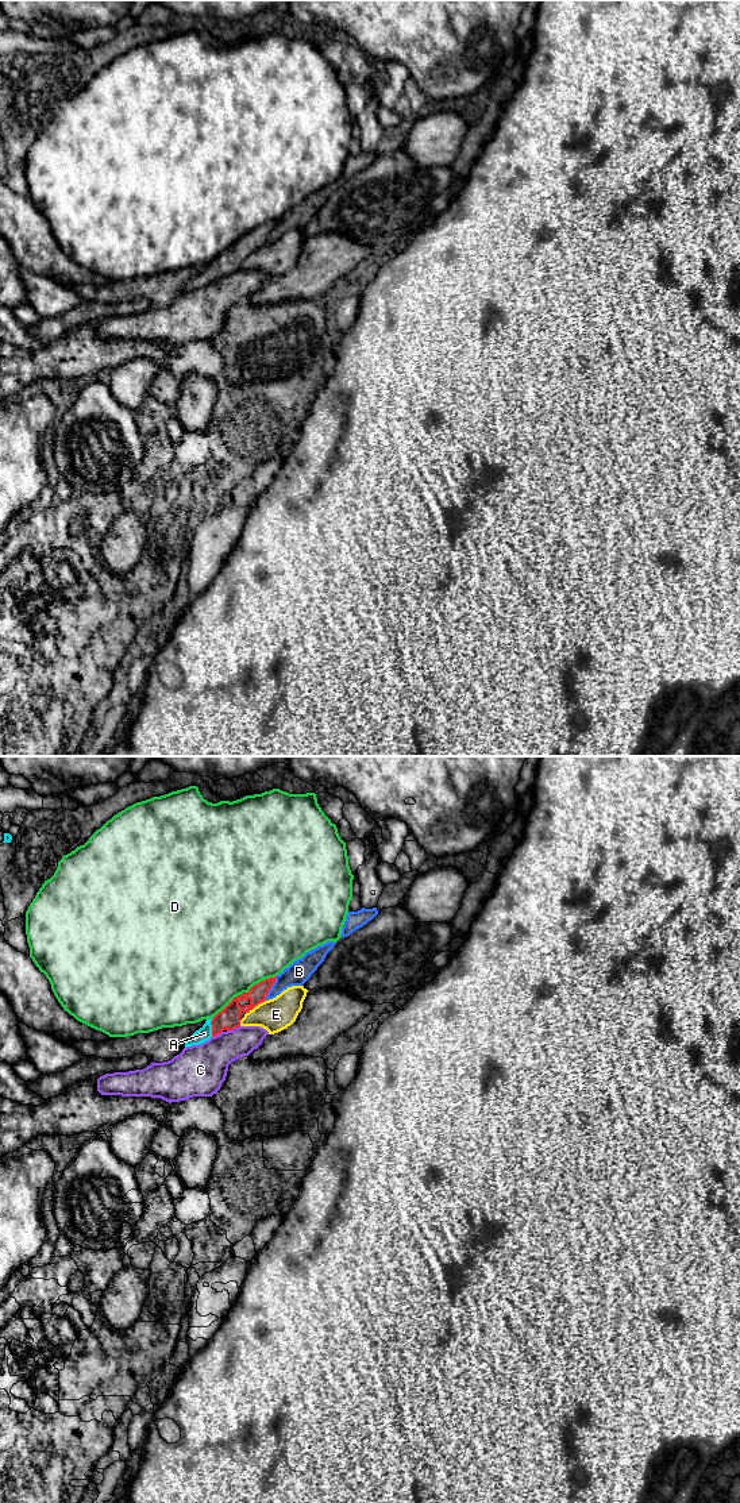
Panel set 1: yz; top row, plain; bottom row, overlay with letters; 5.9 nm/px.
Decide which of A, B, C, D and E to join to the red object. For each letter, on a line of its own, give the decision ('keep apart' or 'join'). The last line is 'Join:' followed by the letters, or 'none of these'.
A: join
B: keep apart
C: keep apart
D: keep apart
E: keep apart
Join: A

